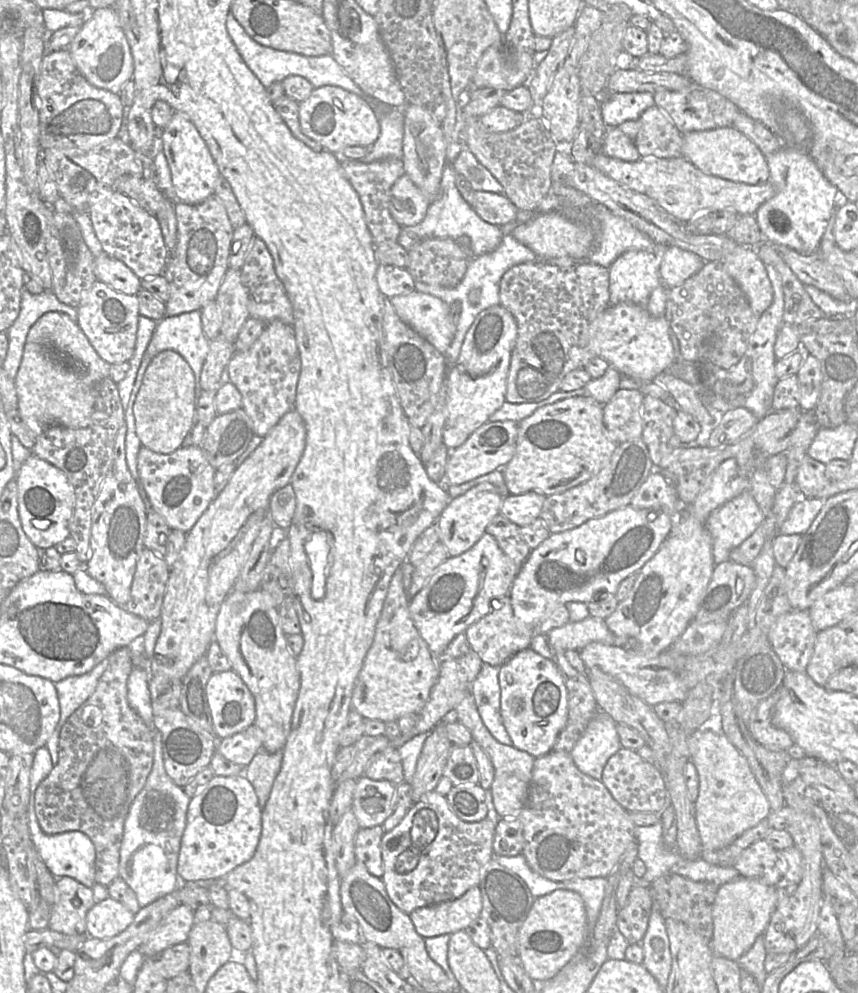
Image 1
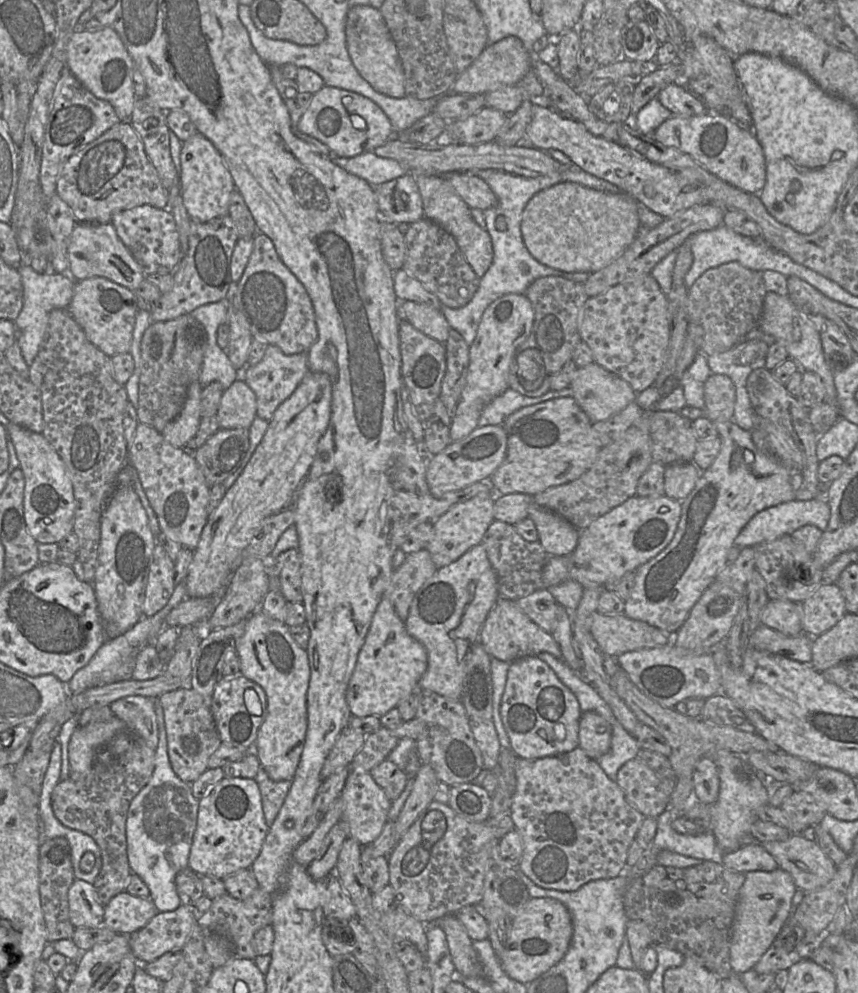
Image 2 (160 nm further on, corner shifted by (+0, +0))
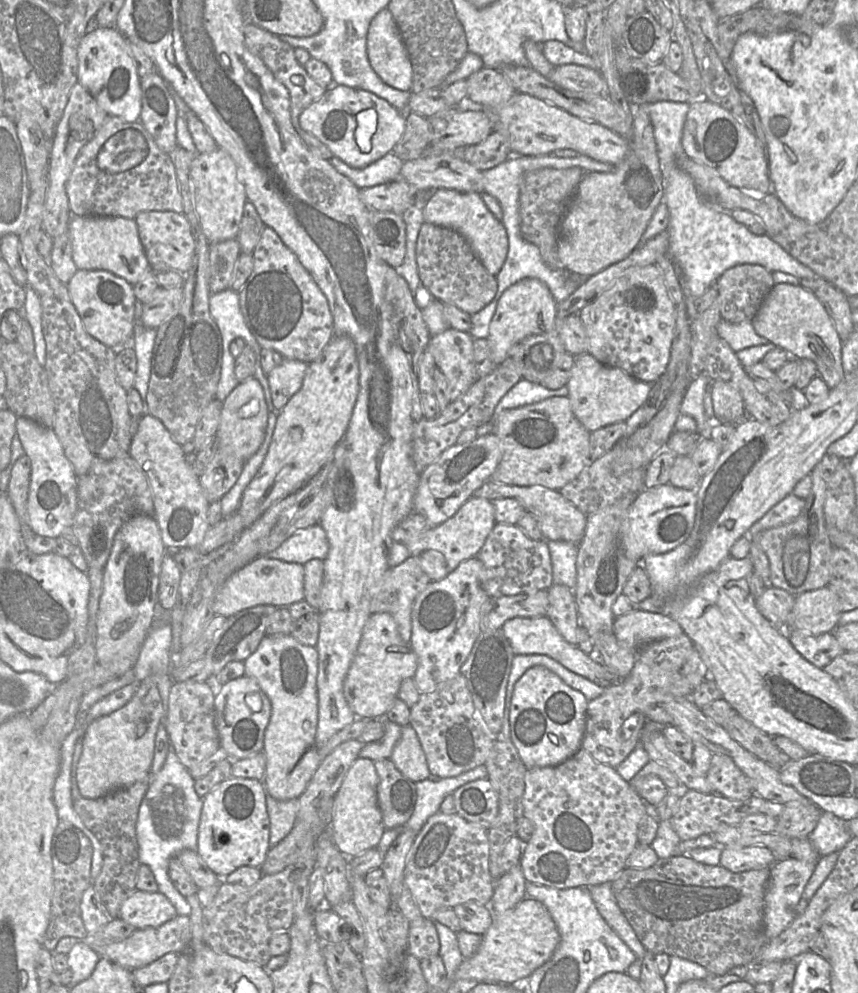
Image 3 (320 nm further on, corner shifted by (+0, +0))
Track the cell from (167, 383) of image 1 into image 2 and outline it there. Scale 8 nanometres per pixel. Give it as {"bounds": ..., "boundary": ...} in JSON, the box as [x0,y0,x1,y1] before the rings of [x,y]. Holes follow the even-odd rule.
{"bounds":[161,381,201,448],"boundary":[[[199,381],[192,382],[187,390],[186,399],[179,415],[161,432],[163,438],[176,448],[183,448],[186,443],[195,437],[201,420],[201,393]]]}

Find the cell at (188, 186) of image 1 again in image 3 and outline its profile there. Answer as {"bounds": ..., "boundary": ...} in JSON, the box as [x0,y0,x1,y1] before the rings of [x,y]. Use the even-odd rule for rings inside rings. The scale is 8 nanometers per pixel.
{"bounds":[190,148,247,243],"boundary":[[[220,148],[210,153],[196,153],[190,167],[190,178],[193,186],[193,205],[207,241],[216,243],[236,239],[247,198],[231,157]]]}

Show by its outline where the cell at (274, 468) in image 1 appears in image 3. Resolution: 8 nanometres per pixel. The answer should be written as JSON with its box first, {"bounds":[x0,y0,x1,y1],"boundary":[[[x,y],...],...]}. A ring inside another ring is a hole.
{"bounds":[236,335,359,527],"boundary":[[[335,335],[319,357],[308,364],[302,386],[277,412],[277,420],[265,459],[243,492],[236,511],[244,519],[244,527],[250,527],[276,502],[300,489],[333,459],[335,448],[343,440],[359,392],[359,365],[353,340],[346,335]]]}

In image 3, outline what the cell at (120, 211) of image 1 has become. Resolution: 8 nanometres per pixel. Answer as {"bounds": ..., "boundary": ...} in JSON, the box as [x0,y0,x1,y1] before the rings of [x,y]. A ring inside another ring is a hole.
{"bounds":[134,211,194,275],"boundary":[[[146,211],[138,213],[134,220],[149,266],[154,270],[174,270],[185,275],[194,256],[194,240],[185,215],[172,211]]]}

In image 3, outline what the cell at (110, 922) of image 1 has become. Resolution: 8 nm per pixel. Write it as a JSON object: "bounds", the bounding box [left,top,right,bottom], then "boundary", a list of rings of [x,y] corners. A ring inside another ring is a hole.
{"bounds":[119,890,177,929],"boundary":[[[136,890],[123,902],[119,912],[119,918],[136,929],[159,927],[177,915],[164,894],[141,890]]]}

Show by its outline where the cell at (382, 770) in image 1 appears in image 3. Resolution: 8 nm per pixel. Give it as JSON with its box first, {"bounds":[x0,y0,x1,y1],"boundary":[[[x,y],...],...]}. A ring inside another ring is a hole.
{"bounds":[374,759,416,829],"boundary":[[[391,759],[374,761],[378,775],[377,799],[386,829],[407,824],[416,804],[415,782],[406,778]]]}

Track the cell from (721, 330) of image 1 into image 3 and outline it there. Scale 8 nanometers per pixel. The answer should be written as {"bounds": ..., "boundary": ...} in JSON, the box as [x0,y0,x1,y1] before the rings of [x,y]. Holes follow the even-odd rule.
{"bounds":[715,264,775,321],"boundary":[[[739,264],[723,272],[715,282],[722,320],[752,321],[775,285],[772,272],[759,264]]]}

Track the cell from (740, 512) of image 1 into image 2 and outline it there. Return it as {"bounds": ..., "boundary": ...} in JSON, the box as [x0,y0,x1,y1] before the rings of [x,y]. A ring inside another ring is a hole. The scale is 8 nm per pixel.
{"bounds":[733,497,830,548],"boundary":[[[816,497],[807,501],[792,500],[781,503],[755,514],[737,535],[733,546],[739,548],[754,547],[763,542],[770,542],[782,536],[791,535],[805,525],[814,525],[824,531],[827,528],[829,518],[830,507],[824,497]]]}

